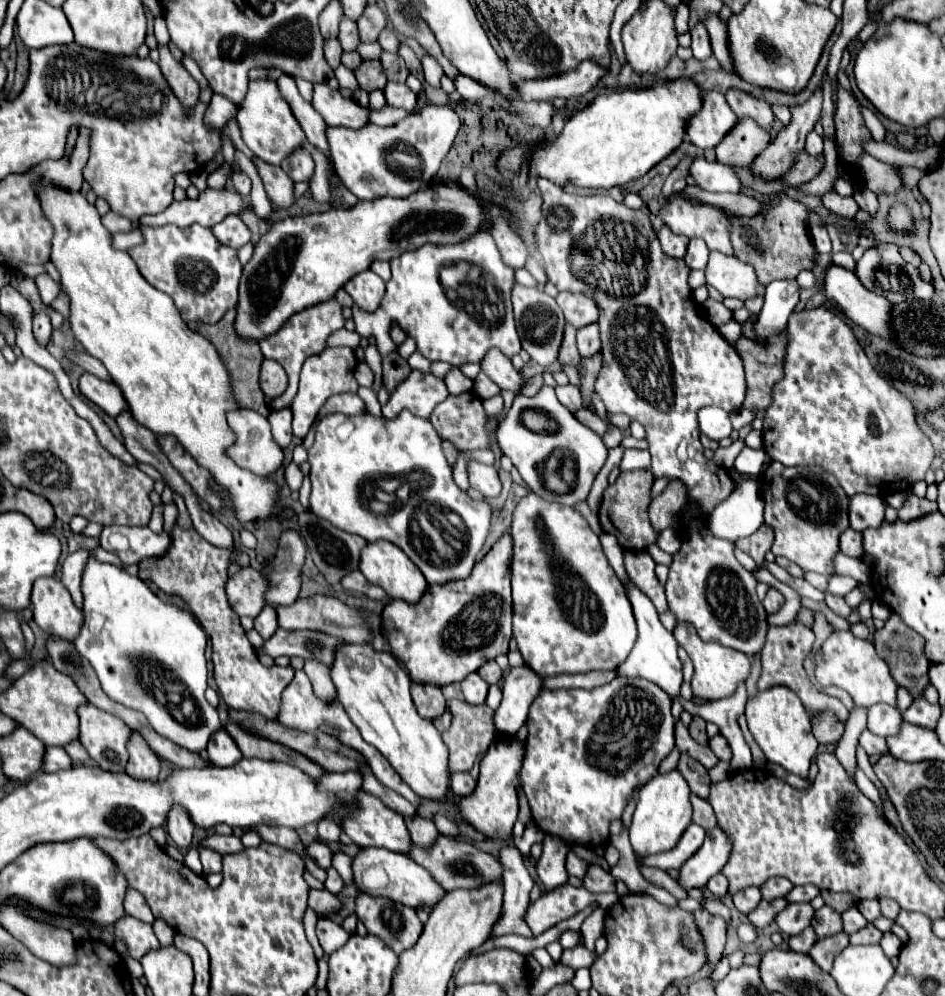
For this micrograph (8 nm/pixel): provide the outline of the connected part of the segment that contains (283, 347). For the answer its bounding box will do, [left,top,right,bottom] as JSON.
[259,299,345,409]

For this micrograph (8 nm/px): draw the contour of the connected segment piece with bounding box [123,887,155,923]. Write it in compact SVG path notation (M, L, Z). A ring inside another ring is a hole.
M127 887L125 899L123 899L123 907L125 907L127 915L133 915L133 917L137 917L137 919L141 919L145 923L153 923L155 921L149 905L145 903L145 897L133 887Z

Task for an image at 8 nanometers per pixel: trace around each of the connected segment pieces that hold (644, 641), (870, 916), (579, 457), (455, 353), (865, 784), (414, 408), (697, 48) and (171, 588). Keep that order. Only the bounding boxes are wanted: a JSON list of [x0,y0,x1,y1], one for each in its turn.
[[617,583,683,697],[858,901,882,922],[497,385,607,505],[353,231,521,367],[855,769,883,809],[385,371,449,419],[691,23,713,59],[141,525,293,719]]

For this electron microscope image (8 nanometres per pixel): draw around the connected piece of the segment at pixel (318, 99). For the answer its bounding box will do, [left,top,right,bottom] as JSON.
[311,83,369,129]

